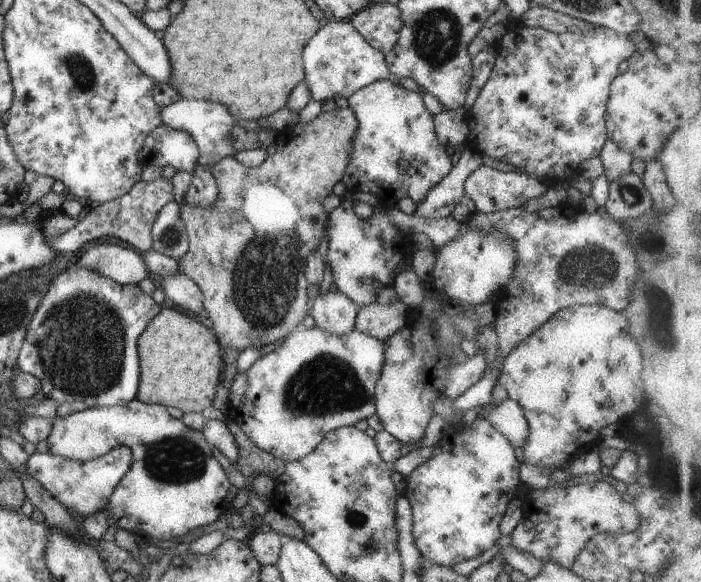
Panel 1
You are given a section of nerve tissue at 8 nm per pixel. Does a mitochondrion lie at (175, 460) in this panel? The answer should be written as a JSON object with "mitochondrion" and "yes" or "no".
{"mitochondrion":"yes"}

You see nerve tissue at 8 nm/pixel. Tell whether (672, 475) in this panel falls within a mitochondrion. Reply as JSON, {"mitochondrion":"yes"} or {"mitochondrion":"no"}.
{"mitochondrion":"yes"}

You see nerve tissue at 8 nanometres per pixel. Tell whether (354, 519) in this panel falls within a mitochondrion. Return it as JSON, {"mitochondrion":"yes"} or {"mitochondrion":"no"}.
{"mitochondrion":"yes"}

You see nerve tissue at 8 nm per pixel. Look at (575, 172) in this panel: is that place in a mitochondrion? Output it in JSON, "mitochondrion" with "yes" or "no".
{"mitochondrion":"no"}

